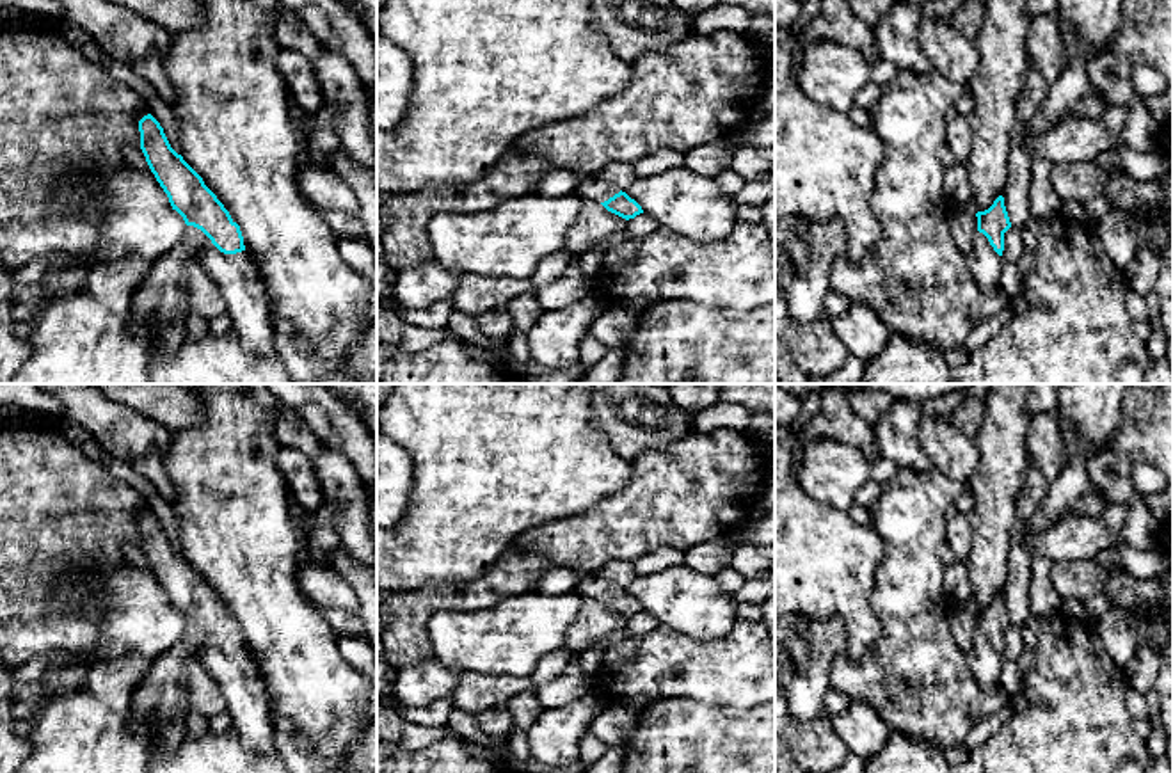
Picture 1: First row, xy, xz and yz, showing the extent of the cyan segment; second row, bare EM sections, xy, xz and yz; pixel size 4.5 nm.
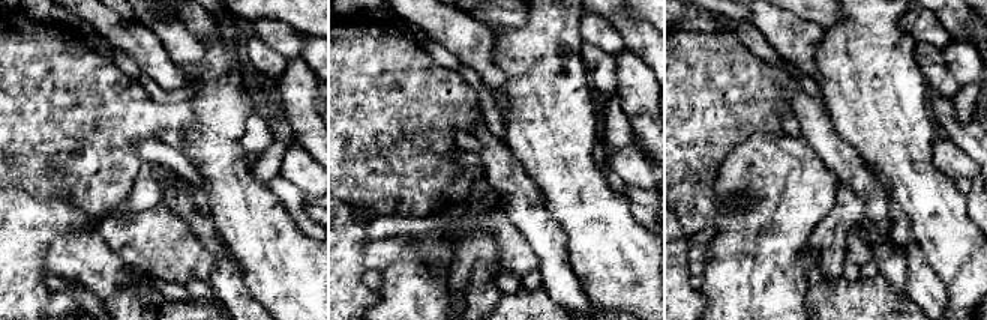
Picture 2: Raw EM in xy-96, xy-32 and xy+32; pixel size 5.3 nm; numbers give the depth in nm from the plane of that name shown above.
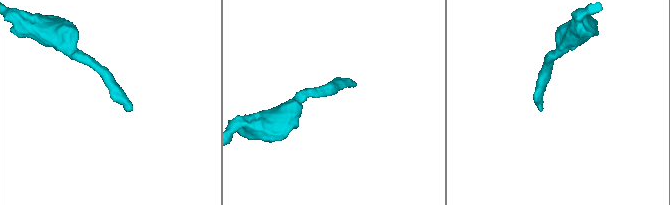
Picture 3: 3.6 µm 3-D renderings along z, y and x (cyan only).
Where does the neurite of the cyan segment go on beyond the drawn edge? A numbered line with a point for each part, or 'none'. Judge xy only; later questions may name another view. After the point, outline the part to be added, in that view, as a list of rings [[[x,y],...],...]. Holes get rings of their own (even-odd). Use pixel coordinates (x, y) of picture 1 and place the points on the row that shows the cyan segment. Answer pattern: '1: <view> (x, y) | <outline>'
1: xy (237, 278) | [[[206,236],[197,261],[217,284],[242,347],[254,355],[277,357],[265,283],[251,256],[245,251],[224,254]]]

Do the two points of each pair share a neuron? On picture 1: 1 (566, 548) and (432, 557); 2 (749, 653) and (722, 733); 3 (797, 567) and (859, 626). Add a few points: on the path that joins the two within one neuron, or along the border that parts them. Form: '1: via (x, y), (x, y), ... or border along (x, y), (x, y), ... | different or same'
1: border along (550, 521), (526, 528), (512, 544) | different
2: border along (690, 697), (706, 704), (740, 709), (756, 708) | different
3: via (813, 578), (845, 610) | same

